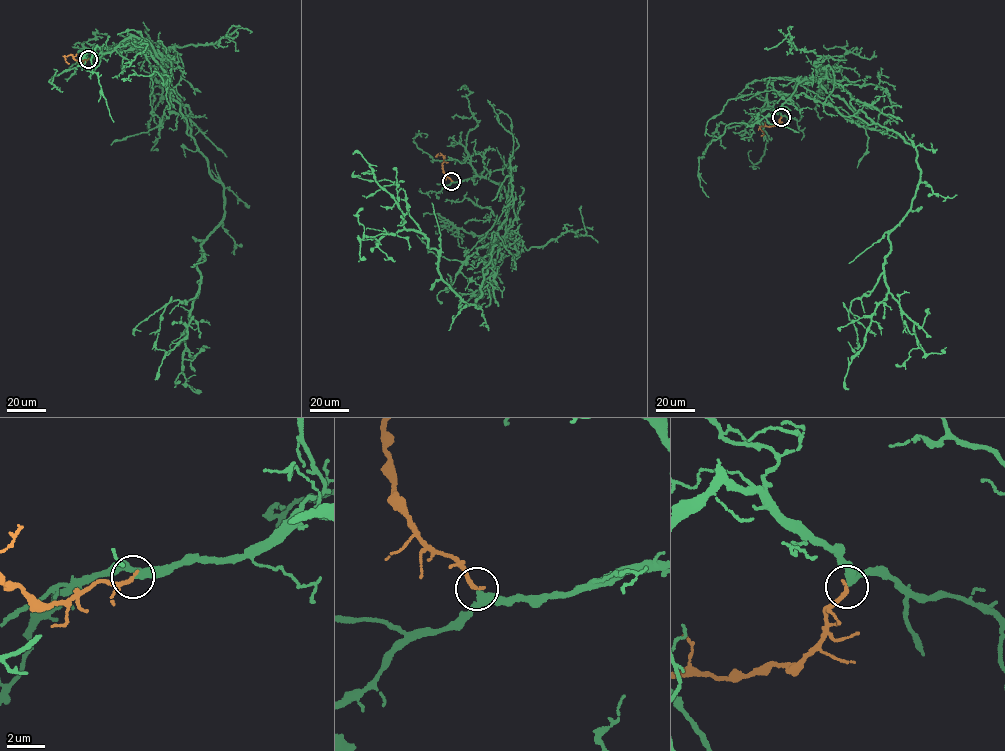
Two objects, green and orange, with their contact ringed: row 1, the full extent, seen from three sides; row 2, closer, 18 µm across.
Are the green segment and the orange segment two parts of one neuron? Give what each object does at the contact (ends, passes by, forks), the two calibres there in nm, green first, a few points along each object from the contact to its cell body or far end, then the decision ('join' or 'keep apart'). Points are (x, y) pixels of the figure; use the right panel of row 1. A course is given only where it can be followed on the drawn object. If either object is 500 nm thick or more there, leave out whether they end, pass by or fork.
green passes by; orange ends there; 340 nm thick on the green side, 240 nm on the other; green runs (781, 117), (767, 83), (815, 79), (917, 151), (920, 178), (889, 234), (887, 293), (849, 388); orange runs (781, 117), (776, 125), (760, 126), (763, 133), (761, 136); join

